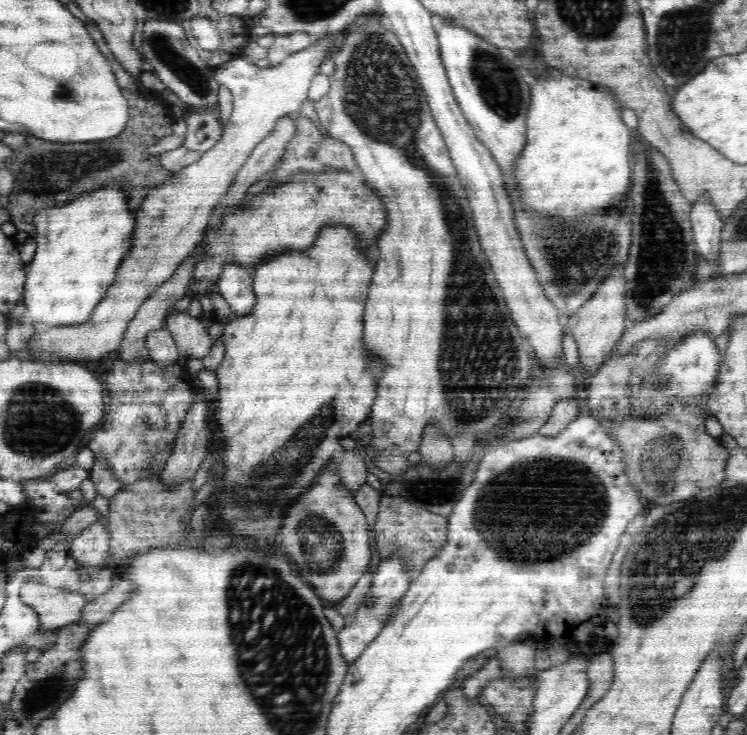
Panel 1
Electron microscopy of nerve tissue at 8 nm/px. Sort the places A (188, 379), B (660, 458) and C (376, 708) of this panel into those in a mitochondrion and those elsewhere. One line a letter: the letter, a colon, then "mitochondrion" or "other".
A: other
B: mitochondrion
C: other

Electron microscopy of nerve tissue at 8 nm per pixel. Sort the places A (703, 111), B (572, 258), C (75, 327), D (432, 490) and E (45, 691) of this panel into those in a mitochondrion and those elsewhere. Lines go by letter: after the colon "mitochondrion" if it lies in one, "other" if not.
A: other
B: mitochondrion
C: other
D: mitochondrion
E: mitochondrion

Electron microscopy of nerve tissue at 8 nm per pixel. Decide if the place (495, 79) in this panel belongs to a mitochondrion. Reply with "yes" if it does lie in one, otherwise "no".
yes

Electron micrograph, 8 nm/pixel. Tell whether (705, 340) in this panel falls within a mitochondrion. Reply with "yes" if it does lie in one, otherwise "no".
no

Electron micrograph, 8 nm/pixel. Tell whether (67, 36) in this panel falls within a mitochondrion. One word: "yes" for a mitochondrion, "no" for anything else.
no

